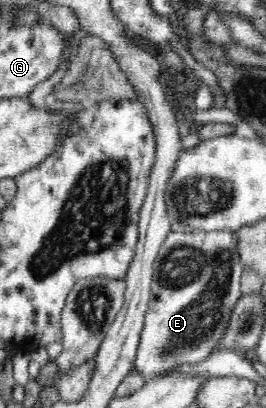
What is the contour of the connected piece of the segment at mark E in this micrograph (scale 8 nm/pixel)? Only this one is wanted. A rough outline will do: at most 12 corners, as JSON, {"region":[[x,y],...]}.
{"region":[[170,231],[134,372],[216,352],[240,300],[234,231]]}

